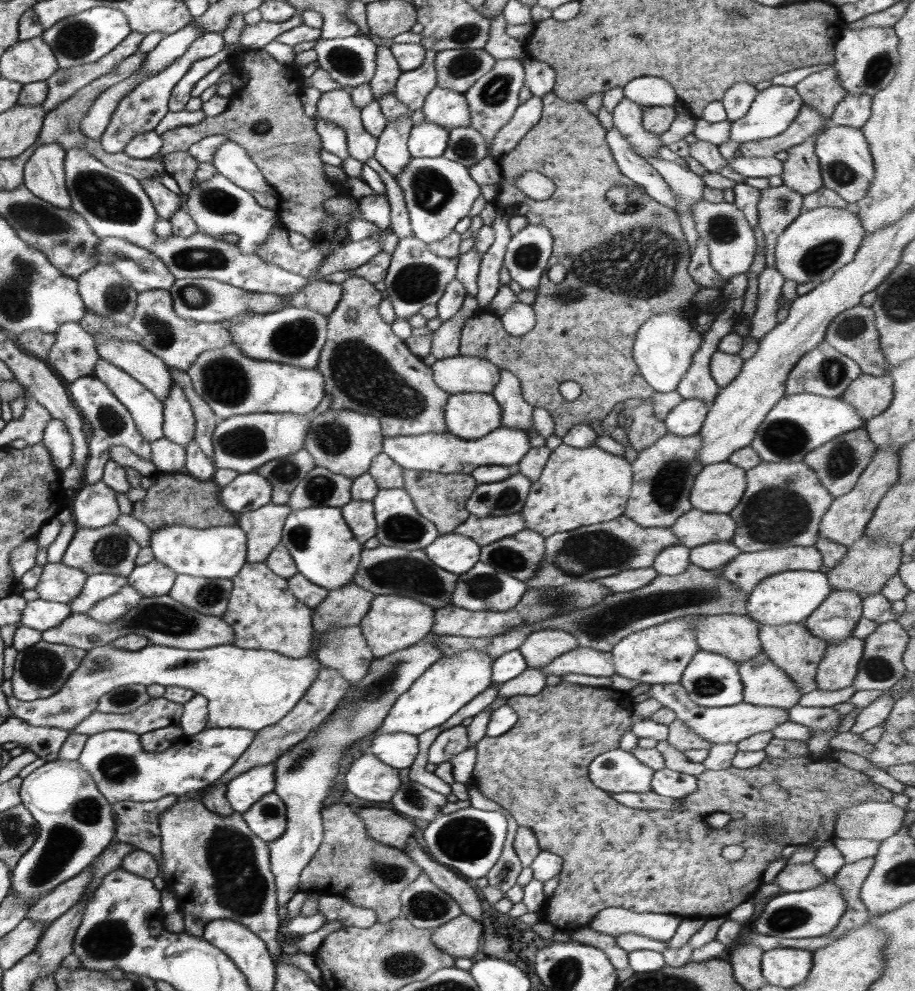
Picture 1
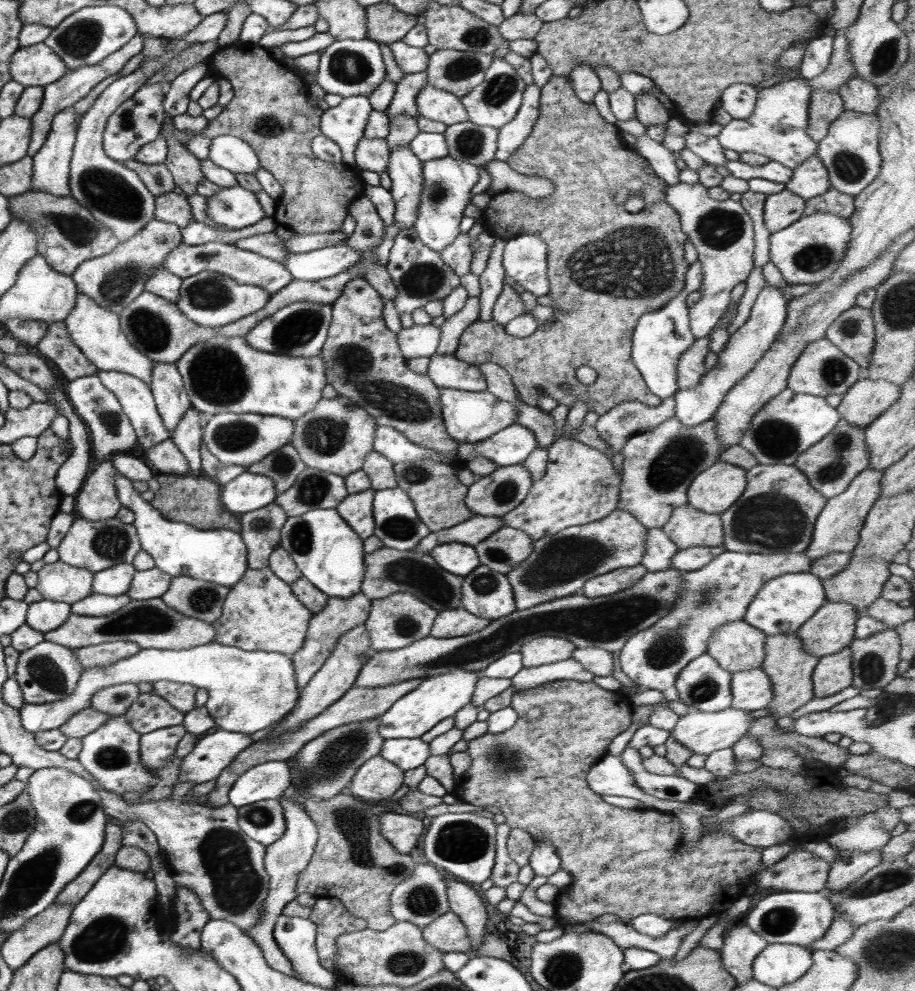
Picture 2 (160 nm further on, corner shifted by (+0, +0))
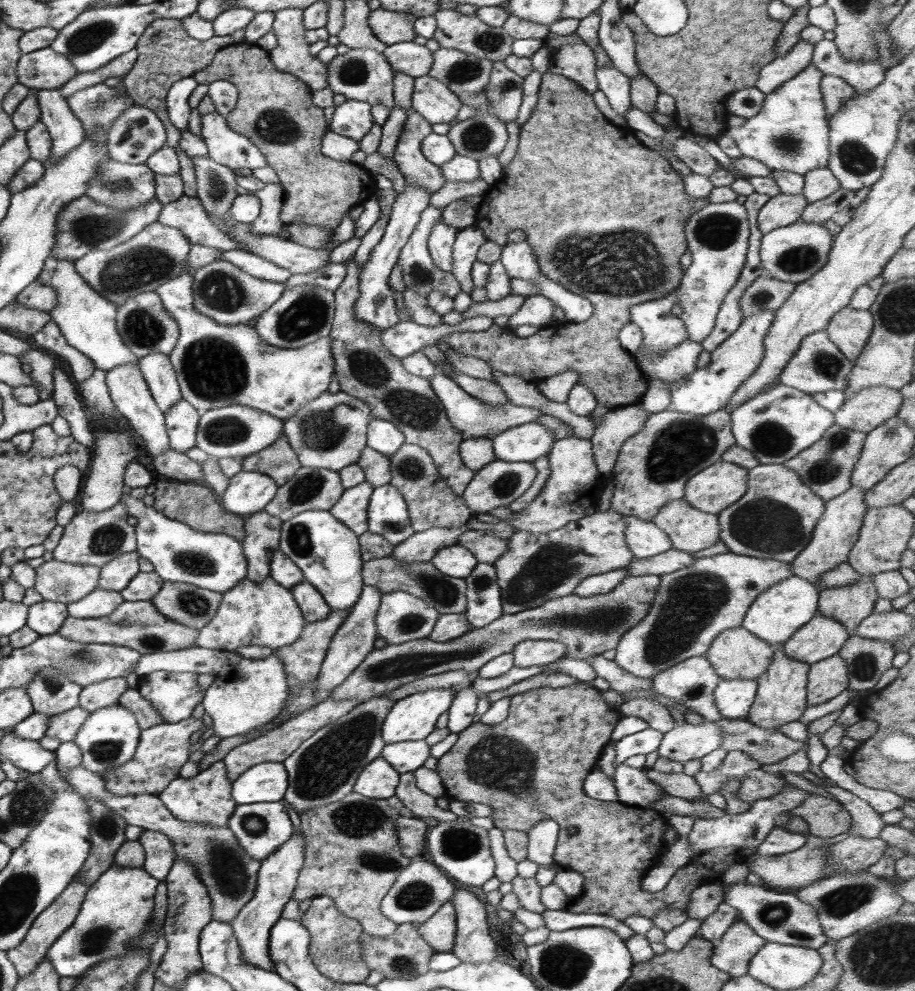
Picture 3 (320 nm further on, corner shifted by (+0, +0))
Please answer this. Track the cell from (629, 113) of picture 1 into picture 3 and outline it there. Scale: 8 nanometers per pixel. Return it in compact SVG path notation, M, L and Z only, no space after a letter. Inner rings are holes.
M613 64L596 69L599 89L607 96L611 107L623 117L632 105L629 93L629 78L624 76Z

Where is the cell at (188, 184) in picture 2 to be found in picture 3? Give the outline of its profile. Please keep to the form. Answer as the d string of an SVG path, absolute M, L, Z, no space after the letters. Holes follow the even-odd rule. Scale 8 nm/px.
M157 18L145 28L142 36L138 39L137 46L135 47L138 50L138 59L136 59L130 72L125 74L120 81L120 85L125 90L125 94L130 99L130 102L149 108L163 122L167 132L165 144L177 152L180 163L179 175L183 180L184 195L186 196L196 196L197 178L193 160L178 147L178 141L182 132L169 119L167 92L174 82L193 76L195 72L206 68L222 48L232 44L231 35L214 36L202 41L196 40L187 35L181 20Z

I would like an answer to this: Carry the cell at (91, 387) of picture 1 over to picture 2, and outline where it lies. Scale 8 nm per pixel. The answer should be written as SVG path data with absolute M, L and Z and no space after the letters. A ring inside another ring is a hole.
M97 374L70 381L65 394L74 407L75 413L90 430L97 464L101 460L111 458L114 452L126 451L136 446L137 434L134 427L130 424L116 396L101 384Z

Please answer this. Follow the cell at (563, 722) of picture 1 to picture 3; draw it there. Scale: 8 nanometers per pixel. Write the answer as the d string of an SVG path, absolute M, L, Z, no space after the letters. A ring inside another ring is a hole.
M576 681L560 688L541 686L512 695L509 699L508 716L501 723L489 725L479 721L457 733L457 742L452 749L446 752L445 756L438 758L437 774L450 801L490 806L491 818L496 828L528 832L537 822L544 819L559 824L554 861L558 867L578 872L585 881L583 893L570 900L566 910L576 914L605 914L621 920L630 915L654 918L666 909L684 910L689 903L691 891L706 882L719 882L728 868L743 862L737 857L736 846L703 850L698 856L692 856L688 864L675 873L664 889L656 893L642 889L640 882L645 874L660 863L662 854L667 850L663 841L663 834L668 826L666 818L652 808L592 799L584 793L583 788L583 780L596 768L596 763L621 718L619 709L611 708L602 698L601 691L594 688L590 682Z

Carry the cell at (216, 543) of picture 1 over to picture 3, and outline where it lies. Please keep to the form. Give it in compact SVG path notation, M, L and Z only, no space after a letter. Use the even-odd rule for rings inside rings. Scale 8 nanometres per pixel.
M126 488L123 491L120 501L125 504L128 514L134 516L138 521L135 526L136 551L139 556L153 564L156 574L159 574L164 582L184 582L193 584L198 588L225 593L245 579L247 576L247 558L241 541L232 536L227 536L225 533L198 532L198 530L190 528L188 524L184 524L182 521L172 520L158 512L149 500L143 501L143 499L130 496L129 489Z

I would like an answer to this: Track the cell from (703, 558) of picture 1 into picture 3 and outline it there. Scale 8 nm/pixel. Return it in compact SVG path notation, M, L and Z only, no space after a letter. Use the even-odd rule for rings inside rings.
M674 548L662 554L639 559L634 557L627 566L630 576L663 575L690 566L696 559L692 552L679 551Z

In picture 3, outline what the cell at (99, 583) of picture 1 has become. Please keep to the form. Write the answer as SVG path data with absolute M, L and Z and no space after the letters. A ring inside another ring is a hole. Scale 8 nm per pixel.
M137 551L121 554L105 564L100 571L98 587L120 592L139 572Z

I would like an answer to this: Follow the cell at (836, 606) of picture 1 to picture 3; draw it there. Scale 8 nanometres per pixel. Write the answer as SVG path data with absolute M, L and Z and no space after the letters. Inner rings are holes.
M817 612L783 643L783 649L790 658L811 665L838 654L849 636L843 624Z

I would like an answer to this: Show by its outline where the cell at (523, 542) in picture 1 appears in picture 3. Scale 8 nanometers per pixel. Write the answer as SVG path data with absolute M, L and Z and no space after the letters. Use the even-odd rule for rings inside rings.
M472 531L460 535L457 544L467 548L478 562L494 564L508 550L508 541L508 538L498 538L494 533Z

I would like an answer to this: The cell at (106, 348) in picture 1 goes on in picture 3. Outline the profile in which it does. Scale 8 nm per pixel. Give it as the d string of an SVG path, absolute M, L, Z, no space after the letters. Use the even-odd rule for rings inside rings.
M48 258L40 274L40 283L54 287L58 300L48 313L58 325L65 341L85 354L95 364L96 369L110 370L126 363L138 364L139 357L128 348L118 334L116 327L117 307L106 298L98 296L76 272L74 262Z

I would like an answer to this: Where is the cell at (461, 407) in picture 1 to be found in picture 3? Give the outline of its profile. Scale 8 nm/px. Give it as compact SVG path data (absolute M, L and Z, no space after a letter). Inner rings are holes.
M438 372L432 378L429 378L429 384L435 396L444 405L447 417L454 425L454 428L458 430L460 435L466 436L466 438L468 436L492 438L506 429L534 422L539 419L539 416L543 415L540 409L516 406L512 402L501 404L501 406L484 404L482 401L463 392L462 388L459 388L454 380L450 380L450 377L442 372Z

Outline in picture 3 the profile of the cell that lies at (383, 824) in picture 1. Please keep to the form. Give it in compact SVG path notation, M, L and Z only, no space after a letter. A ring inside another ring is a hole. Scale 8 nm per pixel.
M400 816L396 819L396 832L404 856L409 859L422 854L426 844L428 827L416 817Z

